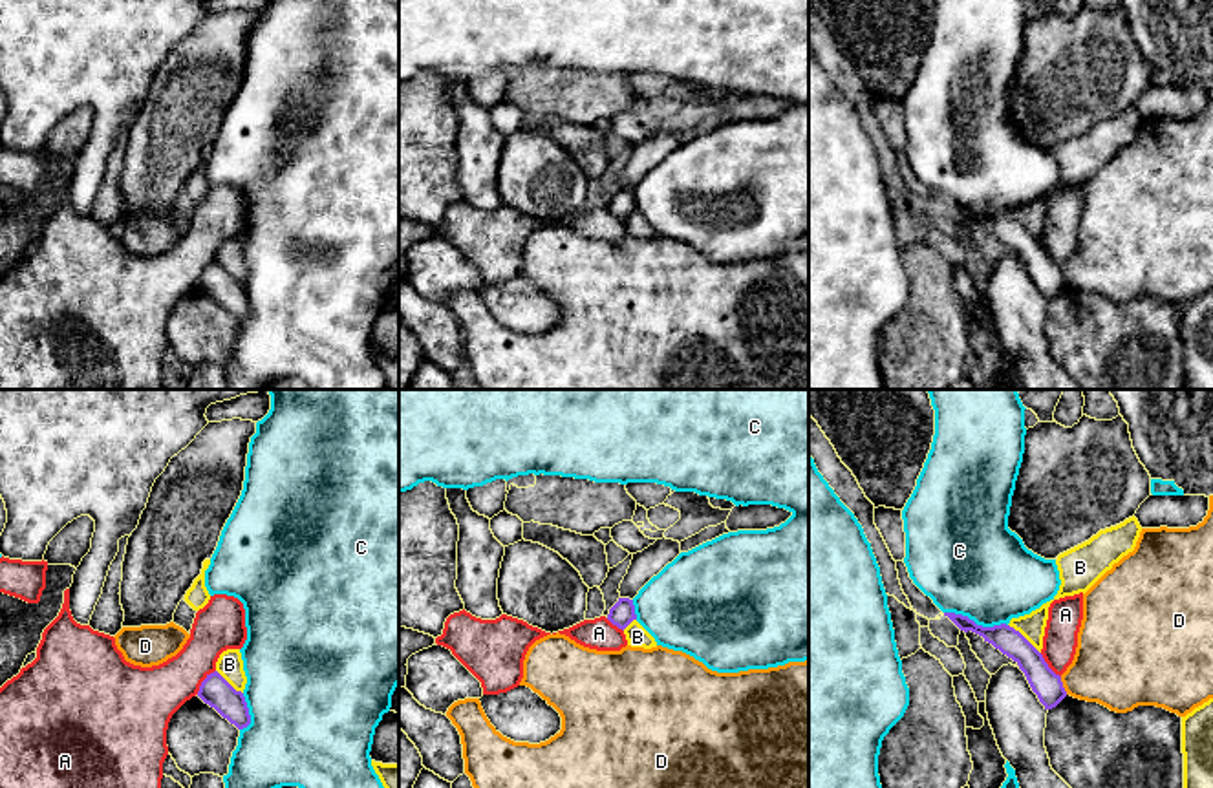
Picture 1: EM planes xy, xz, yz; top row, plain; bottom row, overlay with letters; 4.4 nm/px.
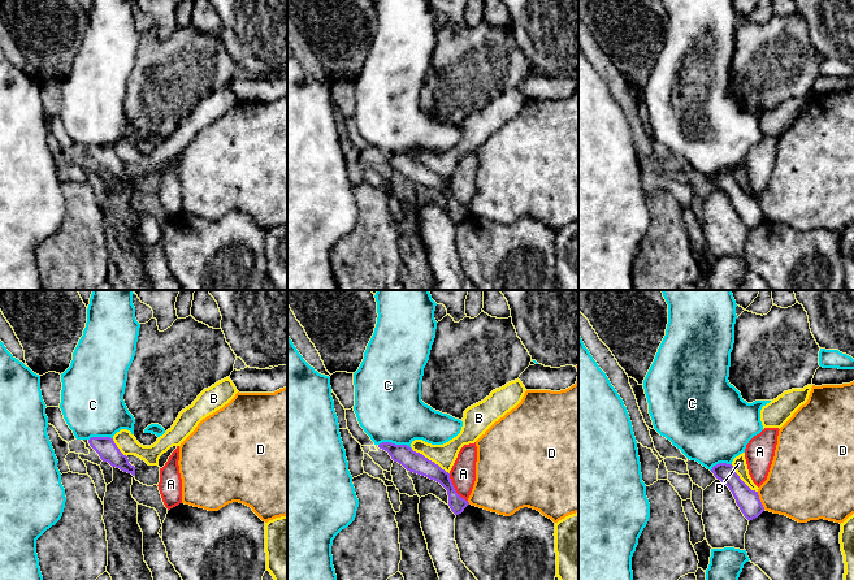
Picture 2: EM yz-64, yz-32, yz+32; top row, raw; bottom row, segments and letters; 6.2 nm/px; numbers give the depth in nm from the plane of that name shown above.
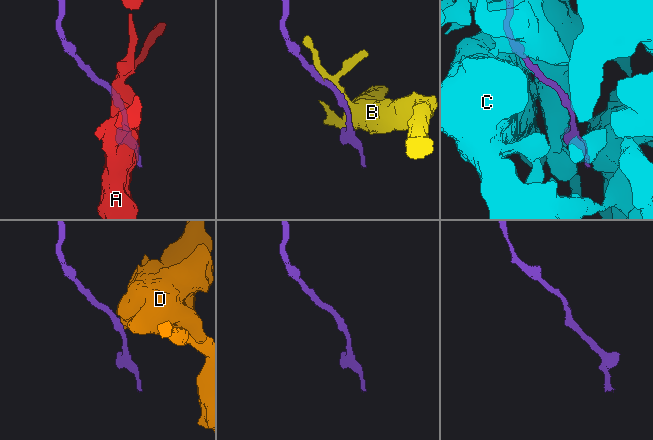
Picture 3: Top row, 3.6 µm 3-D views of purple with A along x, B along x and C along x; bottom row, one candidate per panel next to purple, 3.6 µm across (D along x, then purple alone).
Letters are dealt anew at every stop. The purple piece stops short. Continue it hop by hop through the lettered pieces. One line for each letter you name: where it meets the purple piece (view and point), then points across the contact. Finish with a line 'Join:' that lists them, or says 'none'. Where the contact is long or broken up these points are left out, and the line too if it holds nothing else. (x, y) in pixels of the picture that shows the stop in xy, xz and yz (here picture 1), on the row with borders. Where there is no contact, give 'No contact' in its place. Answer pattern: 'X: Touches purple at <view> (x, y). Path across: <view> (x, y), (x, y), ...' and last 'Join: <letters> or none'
Join: none

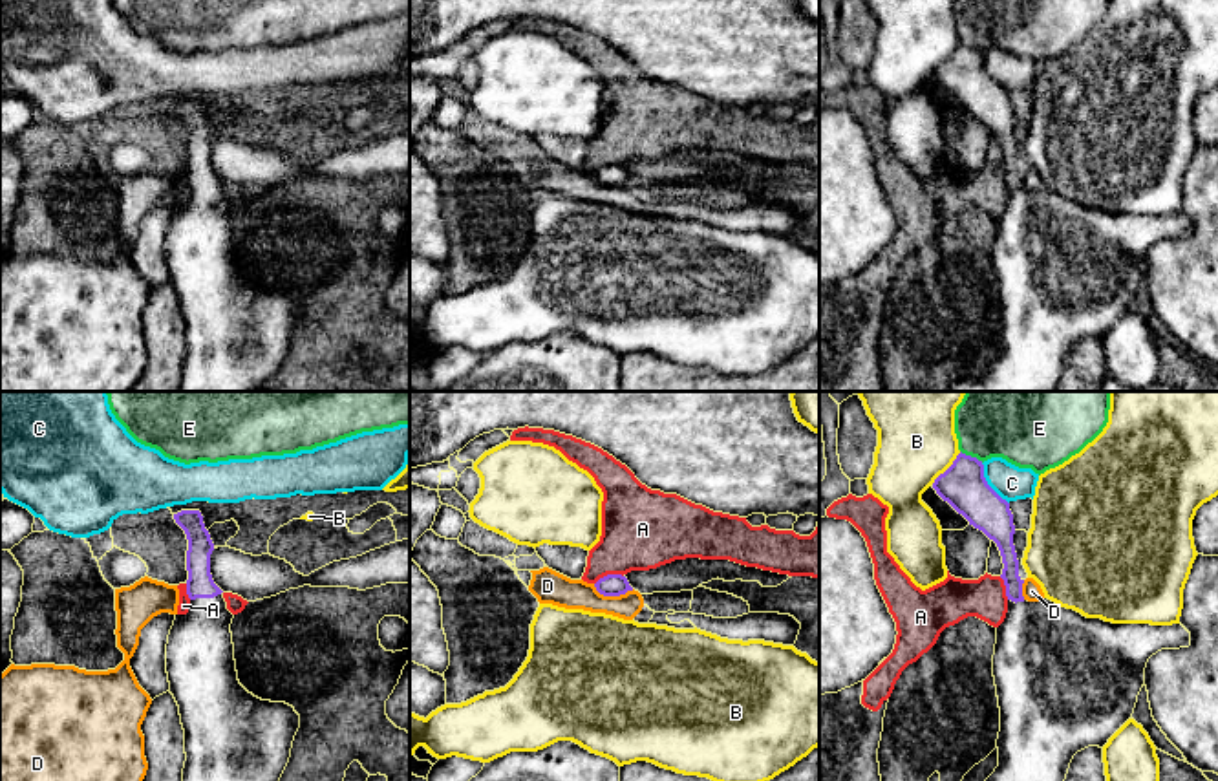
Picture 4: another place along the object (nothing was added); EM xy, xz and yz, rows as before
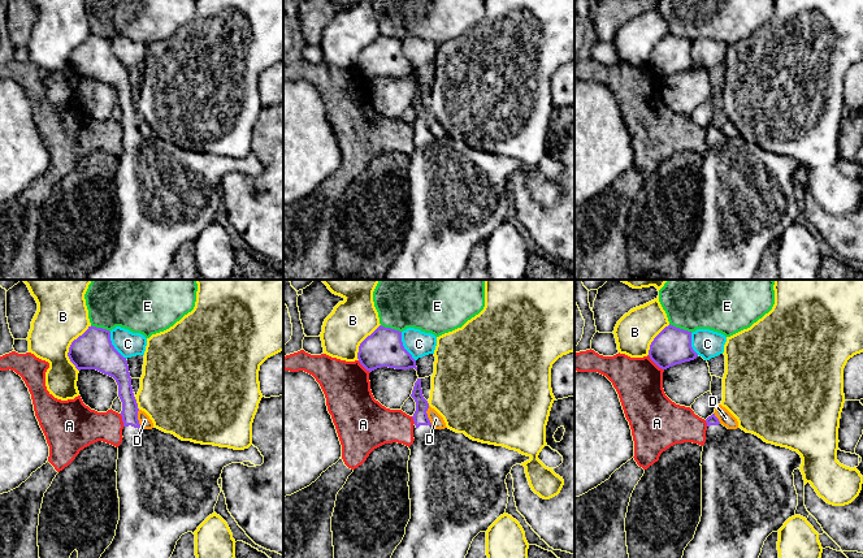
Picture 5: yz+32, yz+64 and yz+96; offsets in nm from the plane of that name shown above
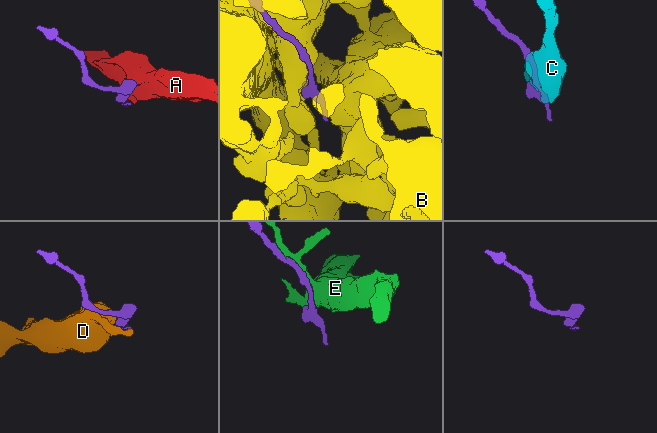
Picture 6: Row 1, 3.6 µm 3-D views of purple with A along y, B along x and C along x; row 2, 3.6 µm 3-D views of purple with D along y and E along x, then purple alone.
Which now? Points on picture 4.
Join: none

